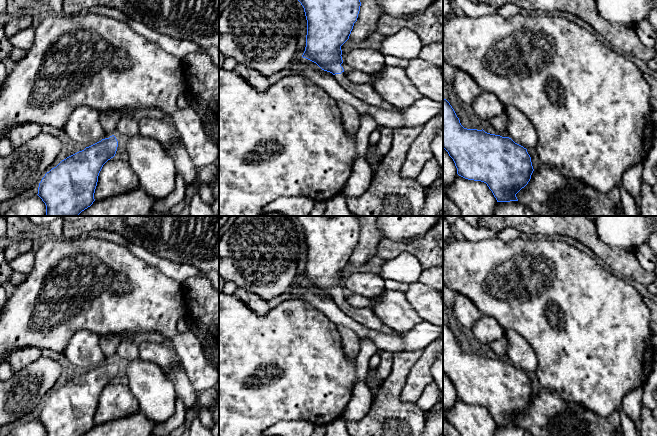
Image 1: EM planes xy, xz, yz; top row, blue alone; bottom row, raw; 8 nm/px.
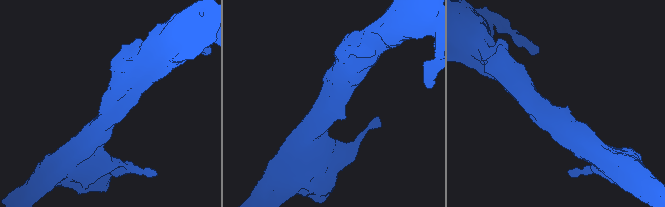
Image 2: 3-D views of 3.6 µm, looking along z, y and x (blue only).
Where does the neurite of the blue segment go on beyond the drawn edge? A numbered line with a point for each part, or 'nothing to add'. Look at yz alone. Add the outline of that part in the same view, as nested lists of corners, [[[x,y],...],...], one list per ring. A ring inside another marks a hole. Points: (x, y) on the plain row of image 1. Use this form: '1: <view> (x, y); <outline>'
nothing to add

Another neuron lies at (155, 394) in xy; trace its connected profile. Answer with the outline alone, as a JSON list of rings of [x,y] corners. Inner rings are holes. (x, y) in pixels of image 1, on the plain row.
[[[141,358],[125,362],[128,387],[138,402],[139,410],[155,424],[166,422],[173,416],[176,410],[176,393],[173,383],[164,375],[163,369],[153,362]]]

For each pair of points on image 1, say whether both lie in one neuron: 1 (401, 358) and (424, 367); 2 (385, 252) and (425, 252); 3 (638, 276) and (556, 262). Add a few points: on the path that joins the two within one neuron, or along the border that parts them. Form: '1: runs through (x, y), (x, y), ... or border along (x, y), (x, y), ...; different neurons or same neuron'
1: border along (424, 349), (411, 368), (404, 384); different neurons
2: runs through (395, 248), (415, 248); same neuron
3: border along (610, 271), (615, 274); different neurons

